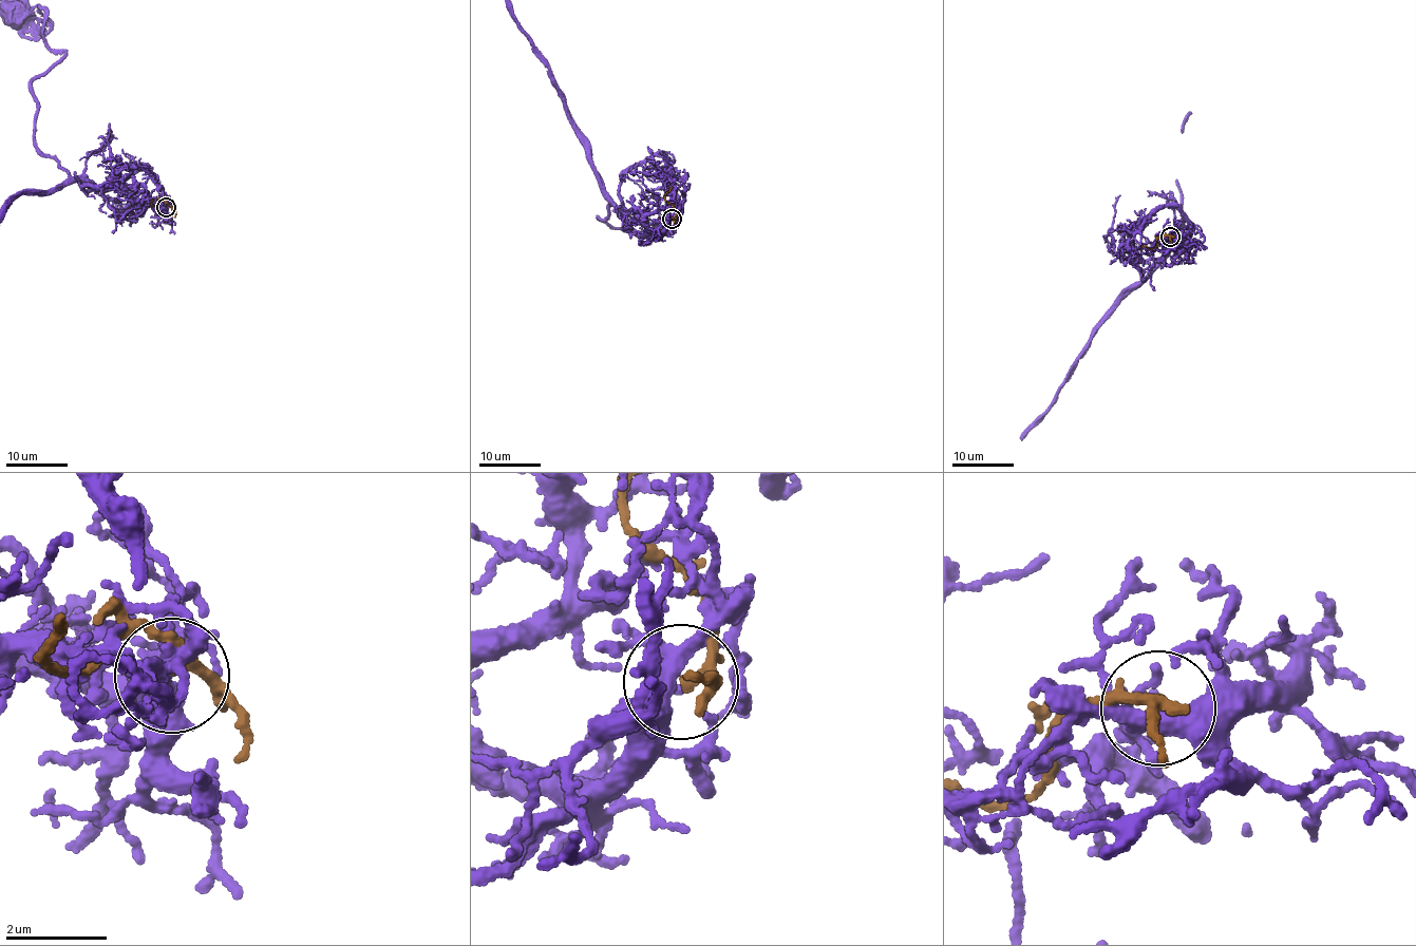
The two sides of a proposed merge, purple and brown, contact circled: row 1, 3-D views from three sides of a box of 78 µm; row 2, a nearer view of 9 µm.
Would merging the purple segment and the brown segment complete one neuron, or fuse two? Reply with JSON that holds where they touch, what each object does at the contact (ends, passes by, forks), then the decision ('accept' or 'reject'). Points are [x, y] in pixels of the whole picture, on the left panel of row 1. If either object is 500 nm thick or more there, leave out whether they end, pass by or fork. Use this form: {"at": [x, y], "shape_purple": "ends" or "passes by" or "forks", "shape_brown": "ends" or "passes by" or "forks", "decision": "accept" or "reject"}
{"at": [166, 207], "shape_purple": "forks", "shape_brown": "passes by", "decision": "reject"}

